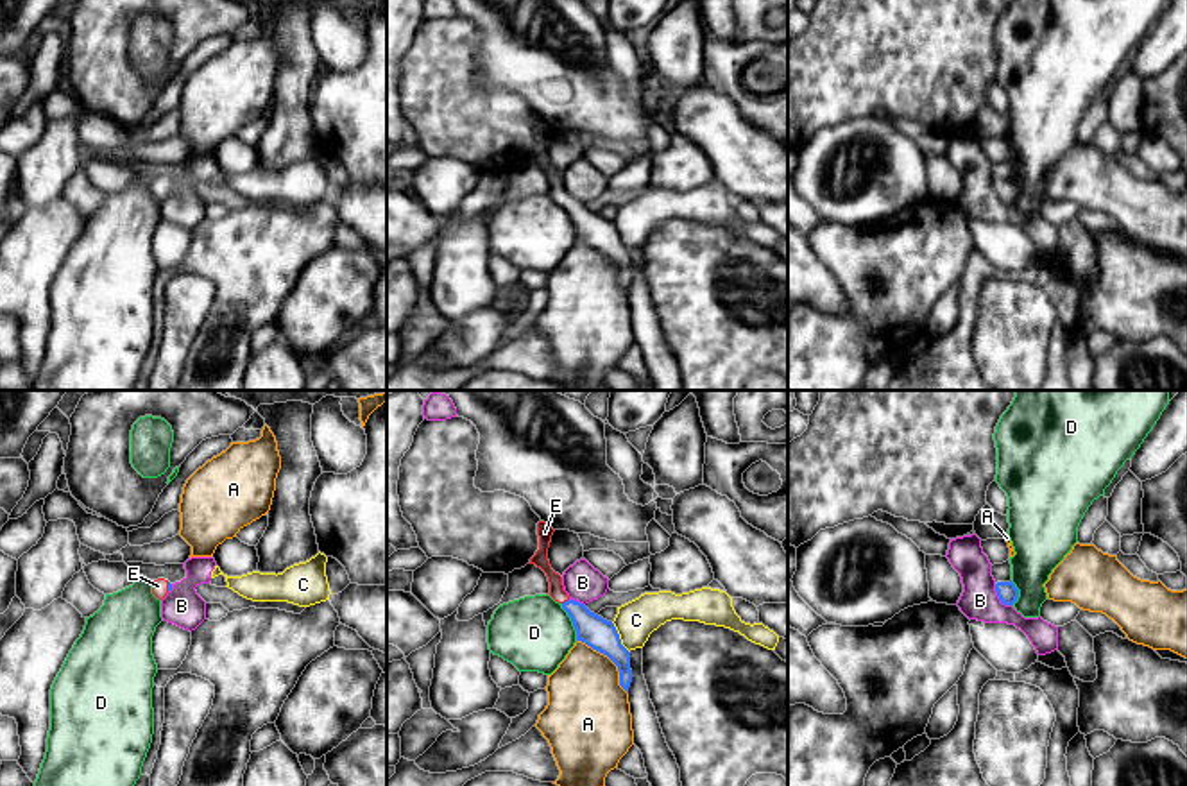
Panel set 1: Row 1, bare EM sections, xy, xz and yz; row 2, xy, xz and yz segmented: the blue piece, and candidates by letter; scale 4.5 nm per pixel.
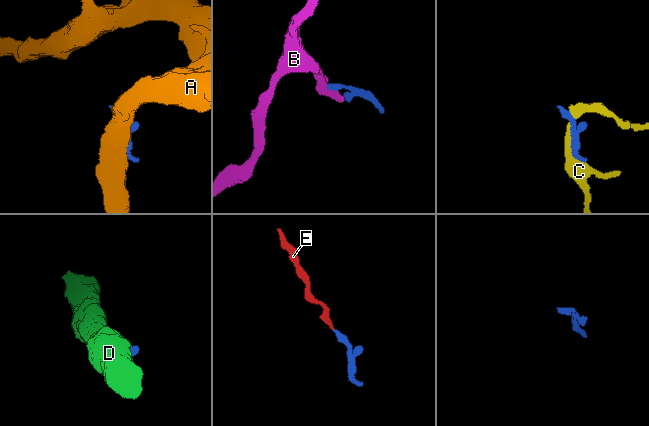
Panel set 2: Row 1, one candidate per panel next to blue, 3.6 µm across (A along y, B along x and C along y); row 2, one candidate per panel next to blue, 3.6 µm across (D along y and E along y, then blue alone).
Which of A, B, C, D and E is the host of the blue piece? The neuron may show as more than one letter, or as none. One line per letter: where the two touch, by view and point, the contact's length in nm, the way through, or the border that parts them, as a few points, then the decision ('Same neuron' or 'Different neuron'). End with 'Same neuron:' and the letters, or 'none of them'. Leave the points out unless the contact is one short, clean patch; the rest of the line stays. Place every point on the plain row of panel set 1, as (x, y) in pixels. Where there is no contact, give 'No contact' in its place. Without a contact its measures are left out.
A: Touches blue at xz (611, 258). Shared border 340 nm. Different neuron
B: Touches blue at yz (998, 194). Shared border 130 nm. Boundary: yz (994, 183), (996, 194), (1010, 205). Different neuron
C: Touches blue at xz (618, 237). Shared border 170 nm. Different neuron
D: Touches blue at xz (572, 219). Shared border 180 nm. Boundary: xz (561, 203), (577, 239). Different neuron
E: Touches blue at xz (564, 201). Shared border 40 nm. Path across: xz (591, 228), (564, 201), (539, 158). Same neuron
Same neuron: E

